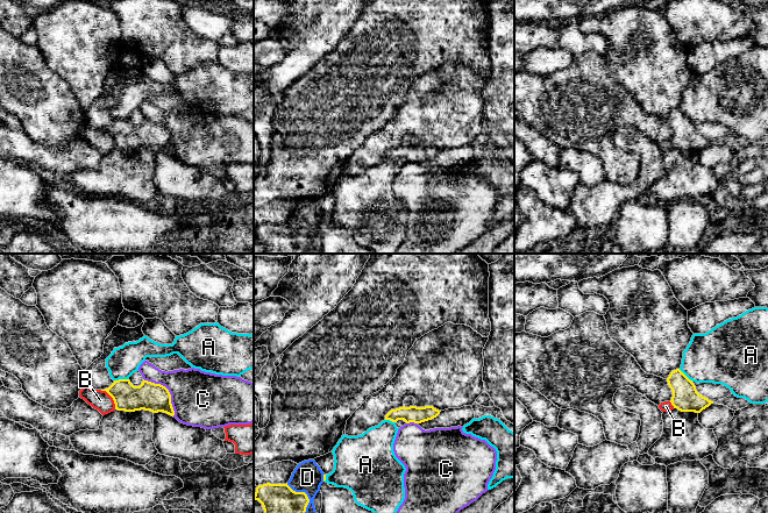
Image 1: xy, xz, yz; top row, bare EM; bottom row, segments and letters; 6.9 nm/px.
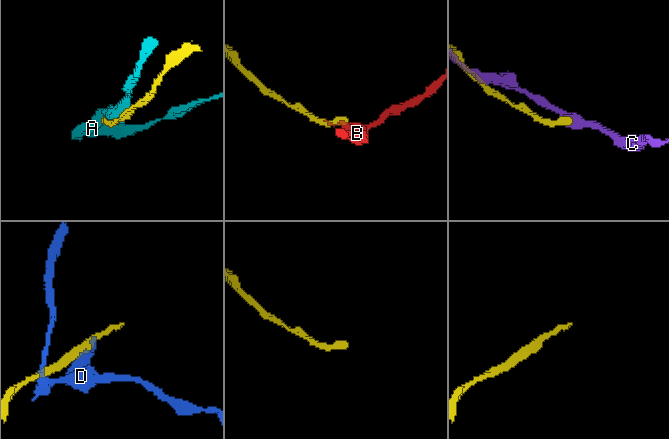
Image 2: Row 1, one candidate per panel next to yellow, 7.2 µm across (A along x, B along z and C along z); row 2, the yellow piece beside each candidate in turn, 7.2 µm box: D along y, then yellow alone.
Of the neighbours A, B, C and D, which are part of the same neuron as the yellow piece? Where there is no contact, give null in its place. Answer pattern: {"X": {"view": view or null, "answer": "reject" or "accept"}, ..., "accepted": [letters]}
{"A": {"view": "xy", "answer": "reject"}, "B": {"view": "xy", "answer": "reject"}, "C": {"view": "xy", "answer": "reject"}, "D": {"view": "xz", "answer": "reject"}, "accepted": []}

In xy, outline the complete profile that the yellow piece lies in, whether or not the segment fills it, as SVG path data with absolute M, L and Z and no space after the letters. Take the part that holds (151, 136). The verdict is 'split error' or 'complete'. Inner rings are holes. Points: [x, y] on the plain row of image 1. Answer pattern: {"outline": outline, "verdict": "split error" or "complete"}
{"outline": "M119 119L114 120L108 128L101 130L106 130L113 137L118 150L135 151L144 149L175 155L171 134L161 123L143 119L140 126L134 126L129 119Z", "verdict": "complete"}

